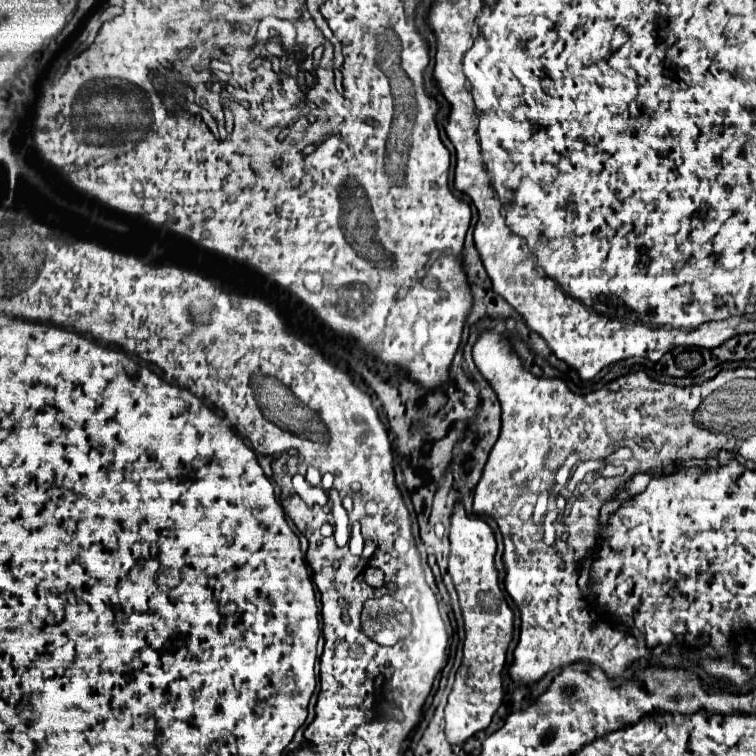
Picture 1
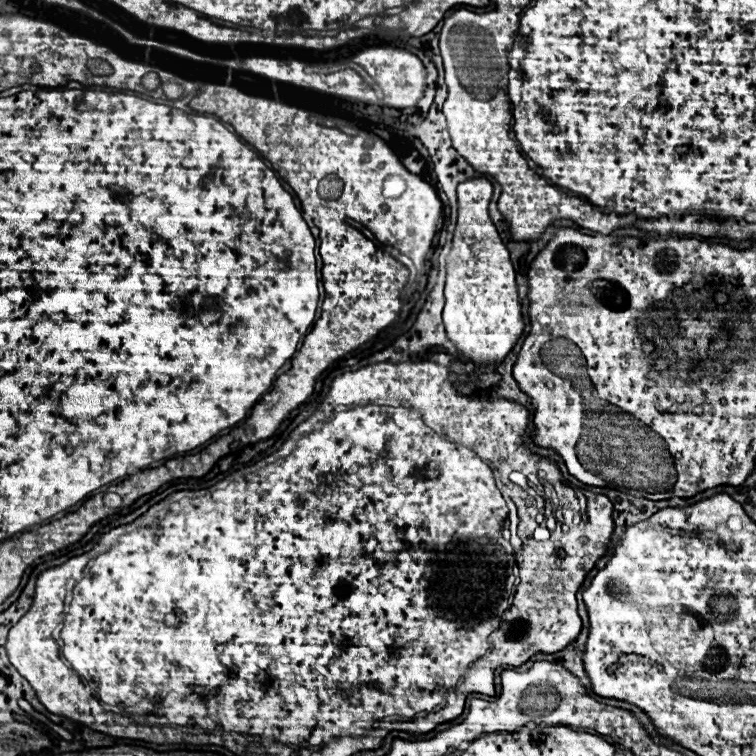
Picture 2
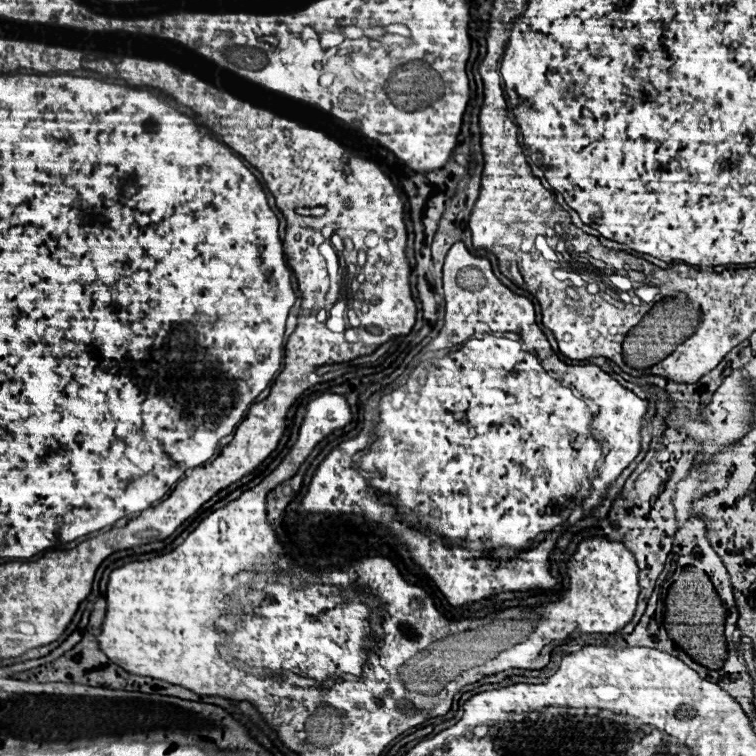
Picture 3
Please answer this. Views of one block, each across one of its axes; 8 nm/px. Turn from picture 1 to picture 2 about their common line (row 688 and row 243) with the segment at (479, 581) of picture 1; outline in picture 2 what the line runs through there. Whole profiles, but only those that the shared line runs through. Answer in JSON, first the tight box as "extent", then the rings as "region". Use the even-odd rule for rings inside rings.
{"extent":[442,178,524,366],"region":[[[470,178],[470,182],[460,182],[456,192],[458,224],[452,250],[446,256],[446,306],[442,319],[448,338],[458,350],[486,366],[506,358],[524,328],[516,292],[516,274],[510,254],[488,216],[492,184],[486,178]]]}

